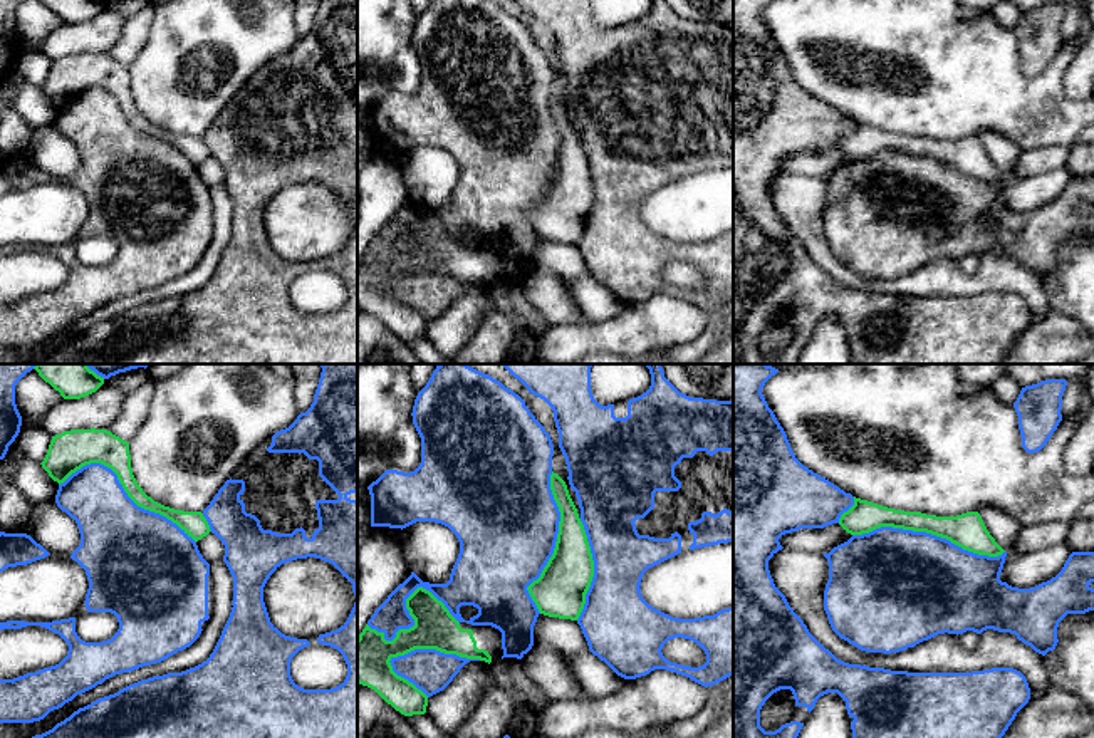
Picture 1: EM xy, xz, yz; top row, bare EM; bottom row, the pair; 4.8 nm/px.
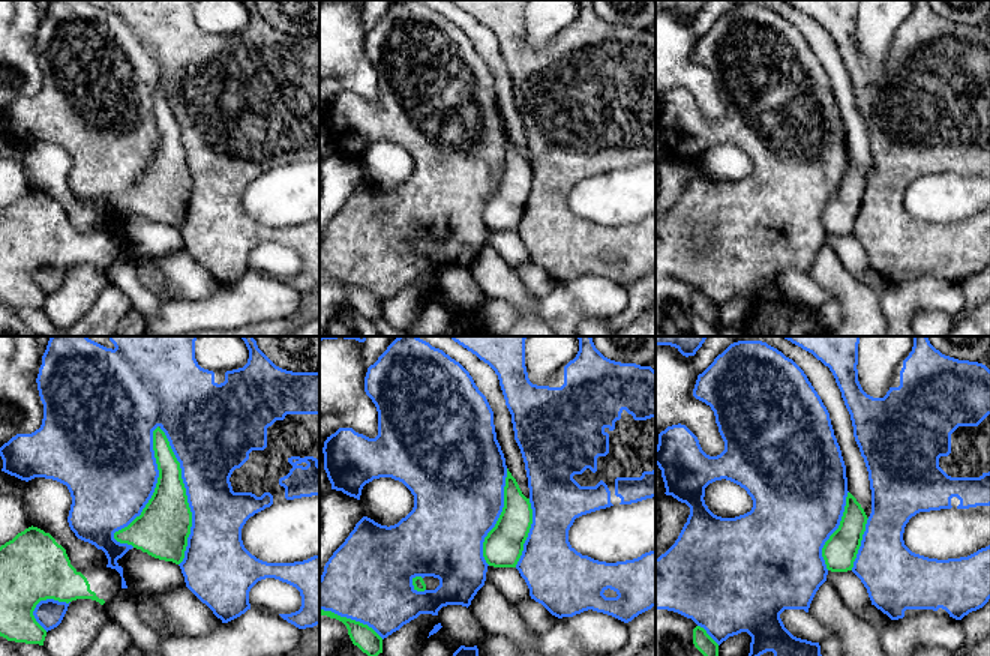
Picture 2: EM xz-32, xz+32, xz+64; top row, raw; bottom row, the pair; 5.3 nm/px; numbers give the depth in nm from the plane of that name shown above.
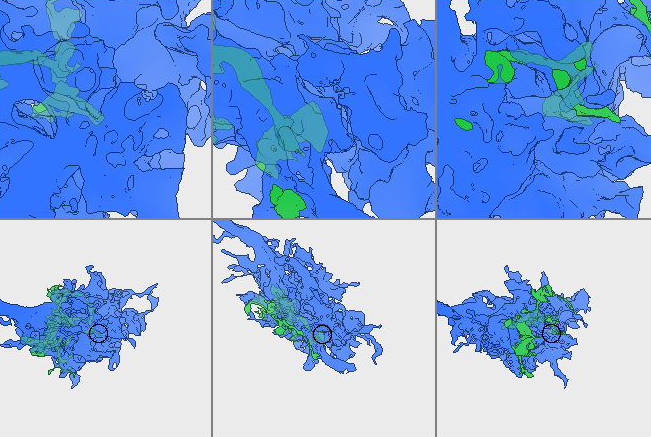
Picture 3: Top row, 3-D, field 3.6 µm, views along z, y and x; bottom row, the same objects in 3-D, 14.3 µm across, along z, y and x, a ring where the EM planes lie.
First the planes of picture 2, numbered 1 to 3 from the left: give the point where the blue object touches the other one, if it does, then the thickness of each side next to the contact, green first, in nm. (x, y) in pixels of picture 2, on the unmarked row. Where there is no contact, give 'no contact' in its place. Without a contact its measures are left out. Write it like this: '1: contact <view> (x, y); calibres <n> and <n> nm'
1: contact xz-32 (186, 159); calibres 280 and 320 nm
2: contact xz+32 (500, 180); calibres 220 and 480 nm
3: contact xz+64 (836, 194); calibres 180 and 480 nm

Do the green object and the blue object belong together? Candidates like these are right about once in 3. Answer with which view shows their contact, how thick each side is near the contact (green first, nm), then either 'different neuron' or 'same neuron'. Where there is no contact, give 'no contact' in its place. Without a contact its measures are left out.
contact in yz; calibres 170 and 500 nm; different neuron

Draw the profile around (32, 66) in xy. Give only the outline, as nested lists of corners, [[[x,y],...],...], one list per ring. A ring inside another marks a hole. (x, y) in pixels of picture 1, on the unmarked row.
[[[25,50],[15,62],[15,70],[30,84],[42,87],[52,60],[37,50]]]

